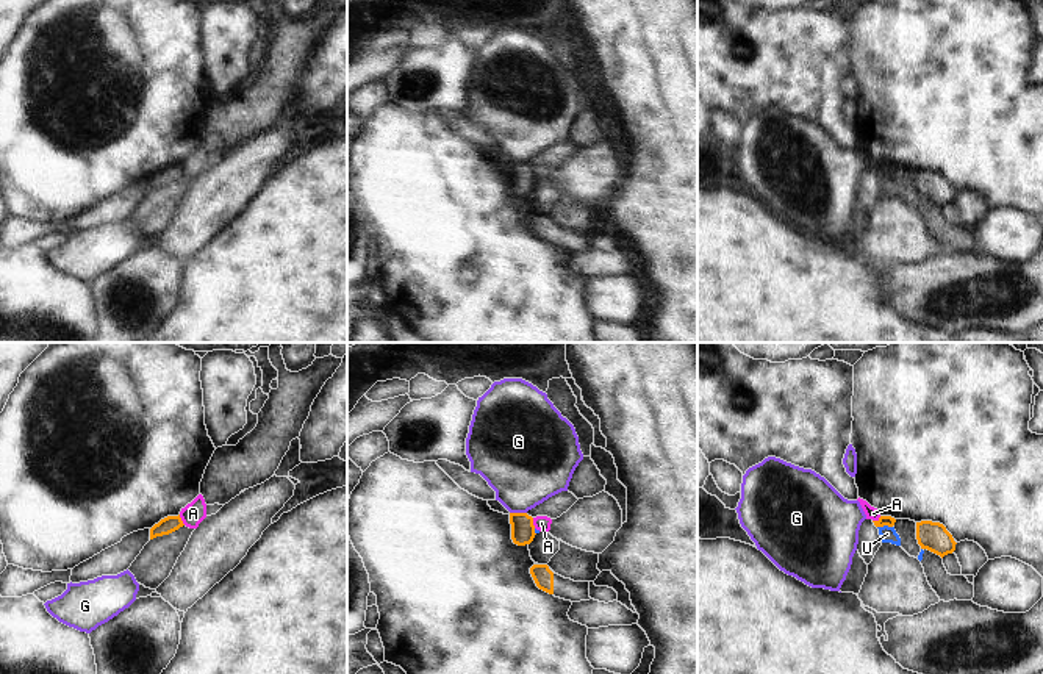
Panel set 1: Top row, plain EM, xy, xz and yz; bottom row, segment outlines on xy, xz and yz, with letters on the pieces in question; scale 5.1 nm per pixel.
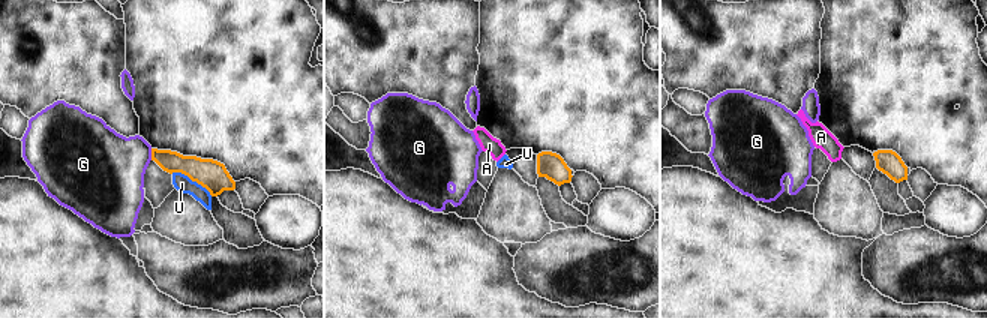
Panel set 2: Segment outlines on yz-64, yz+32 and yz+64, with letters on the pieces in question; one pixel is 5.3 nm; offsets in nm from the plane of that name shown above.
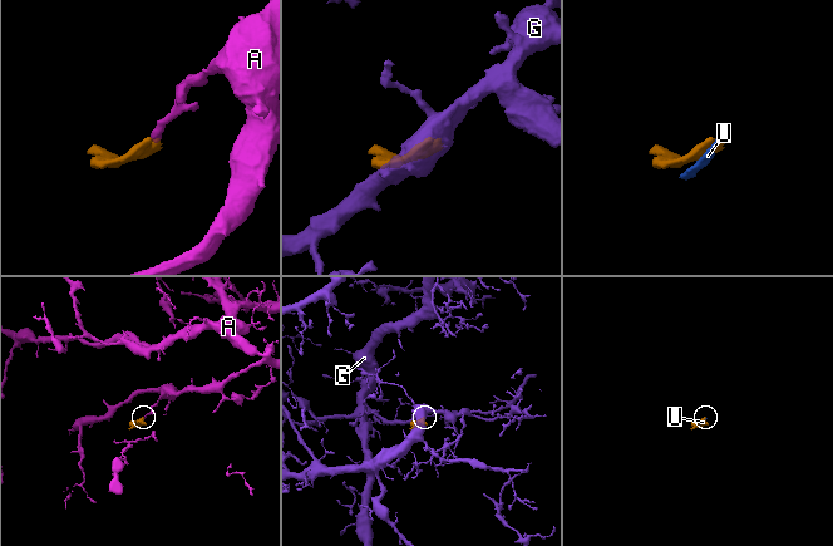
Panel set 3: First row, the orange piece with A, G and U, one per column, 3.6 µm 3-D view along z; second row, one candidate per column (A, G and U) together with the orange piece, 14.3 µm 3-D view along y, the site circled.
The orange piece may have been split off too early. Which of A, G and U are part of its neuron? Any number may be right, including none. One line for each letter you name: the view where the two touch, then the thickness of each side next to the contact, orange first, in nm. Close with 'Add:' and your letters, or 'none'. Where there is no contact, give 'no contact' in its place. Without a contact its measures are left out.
Add: none

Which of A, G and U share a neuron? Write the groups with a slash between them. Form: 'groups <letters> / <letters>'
groups A U / G

